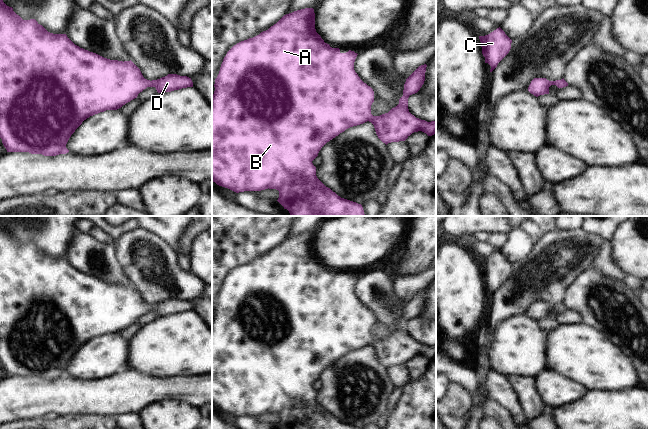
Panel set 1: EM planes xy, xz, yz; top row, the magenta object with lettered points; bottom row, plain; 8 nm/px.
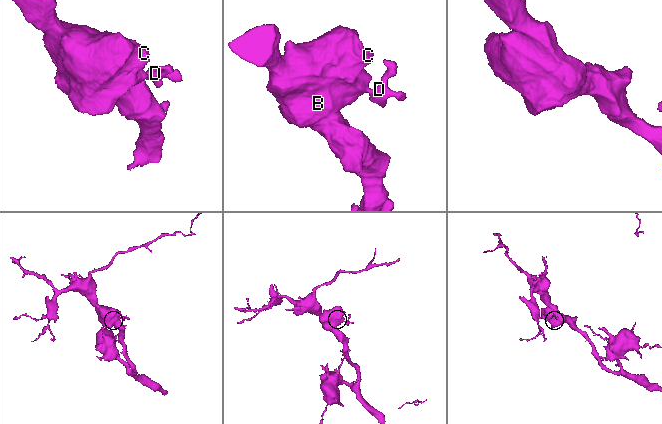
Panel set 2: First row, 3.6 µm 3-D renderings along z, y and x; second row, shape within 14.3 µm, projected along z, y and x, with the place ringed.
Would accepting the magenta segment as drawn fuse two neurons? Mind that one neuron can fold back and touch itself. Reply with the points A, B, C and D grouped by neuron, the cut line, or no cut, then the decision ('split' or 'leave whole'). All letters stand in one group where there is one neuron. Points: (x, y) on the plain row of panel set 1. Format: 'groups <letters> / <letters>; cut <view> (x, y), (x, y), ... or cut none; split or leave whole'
groups A B C D; cut none; leave whole

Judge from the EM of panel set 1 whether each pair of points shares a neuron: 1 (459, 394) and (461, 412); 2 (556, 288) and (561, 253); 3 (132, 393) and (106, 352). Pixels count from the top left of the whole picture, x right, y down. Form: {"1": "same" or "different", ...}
{"1": "same", "2": "same", "3": "different"}

